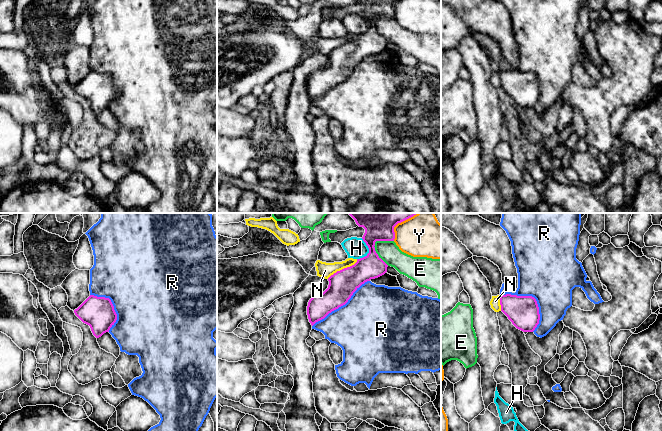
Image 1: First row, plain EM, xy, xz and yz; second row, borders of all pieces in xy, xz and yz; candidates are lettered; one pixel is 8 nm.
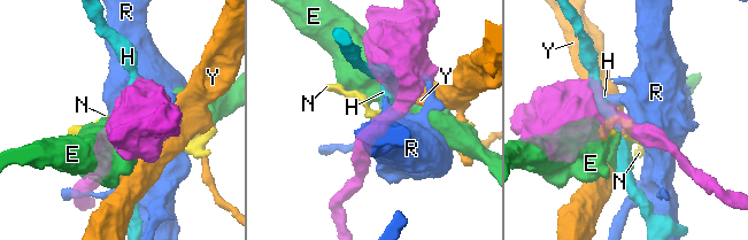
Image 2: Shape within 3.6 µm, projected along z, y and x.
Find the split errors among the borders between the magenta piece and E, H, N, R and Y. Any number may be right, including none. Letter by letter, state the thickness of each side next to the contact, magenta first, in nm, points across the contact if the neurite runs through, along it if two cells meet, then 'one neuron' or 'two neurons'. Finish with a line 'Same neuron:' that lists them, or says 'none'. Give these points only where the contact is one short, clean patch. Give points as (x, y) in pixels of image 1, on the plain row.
E: 190/170 nm | two neurons
H: 190/170 nm | two neurons
N: 220/120 nm | along xz (357, 35), (353, 40), (337, 46), (327, 54) | two neurons
R: 260/480 nm | two neurons
Y: 140/280 nm | two neurons
Same neuron: none

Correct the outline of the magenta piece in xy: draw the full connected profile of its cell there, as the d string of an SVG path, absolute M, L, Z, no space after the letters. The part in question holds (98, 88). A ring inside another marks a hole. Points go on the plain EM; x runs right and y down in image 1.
M90 71L77 85L75 91L89 101L96 114L109 108L117 96L117 90L109 74Z

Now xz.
M357 0L365 5L362 13L363 17L369 24L369 29L357 38L347 44L337 47L328 54L328 64L320 71L313 72L307 82L307 91L309 98L313 102L316 98L324 95L329 89L345 81L353 69L365 58L378 54L387 48L388 41L378 32L375 27L376 17L394 17L394 3L397 0Z

